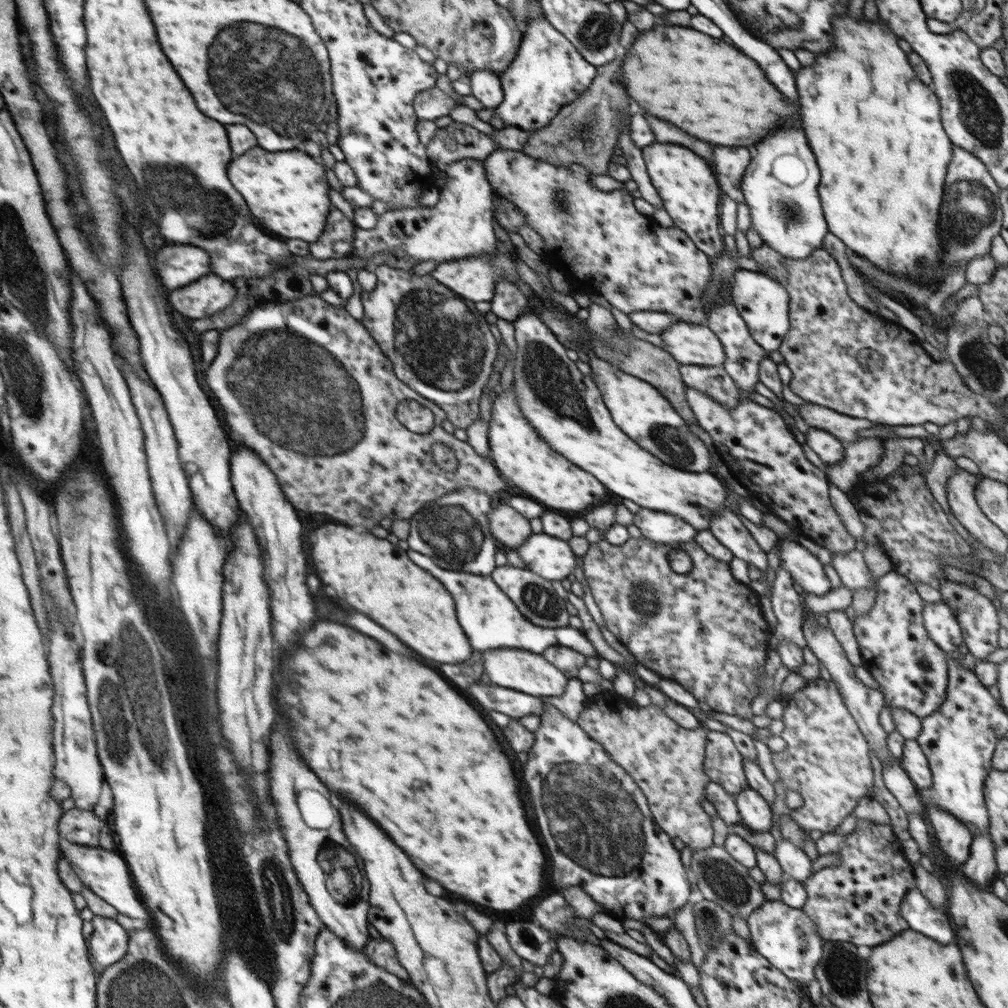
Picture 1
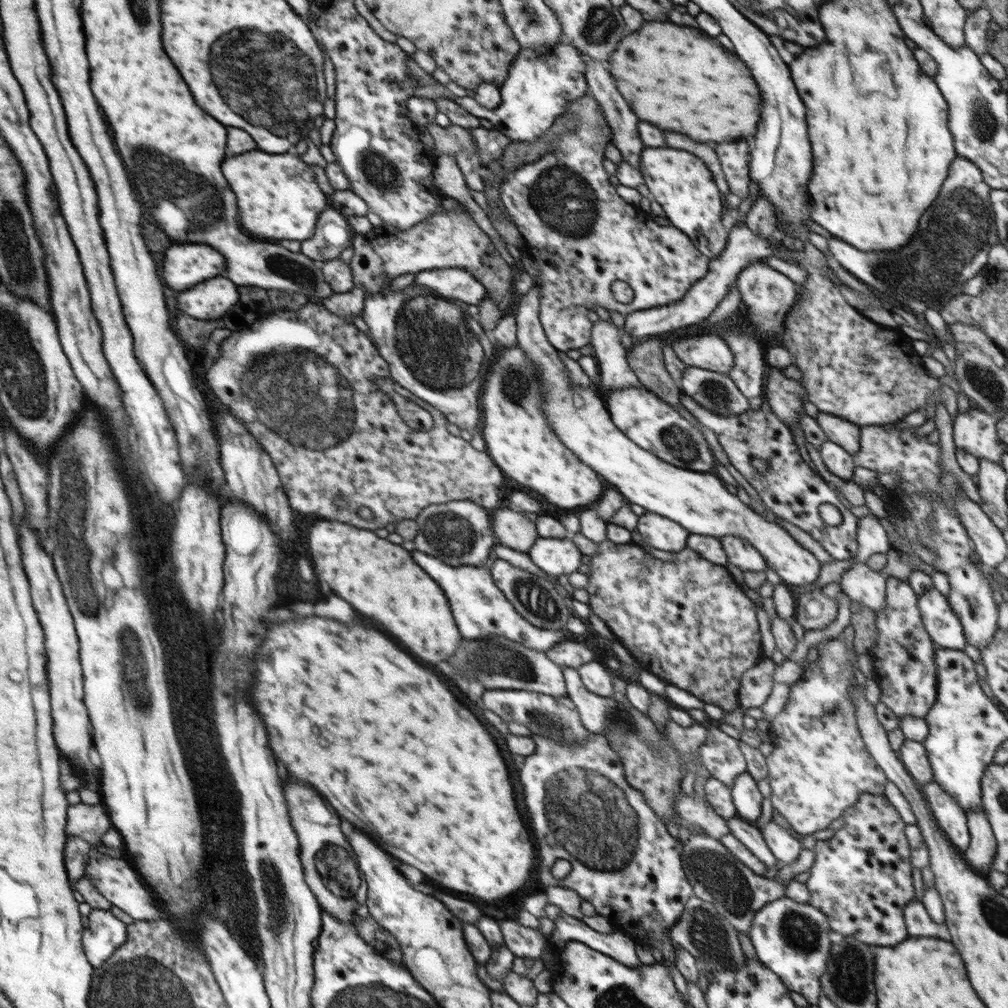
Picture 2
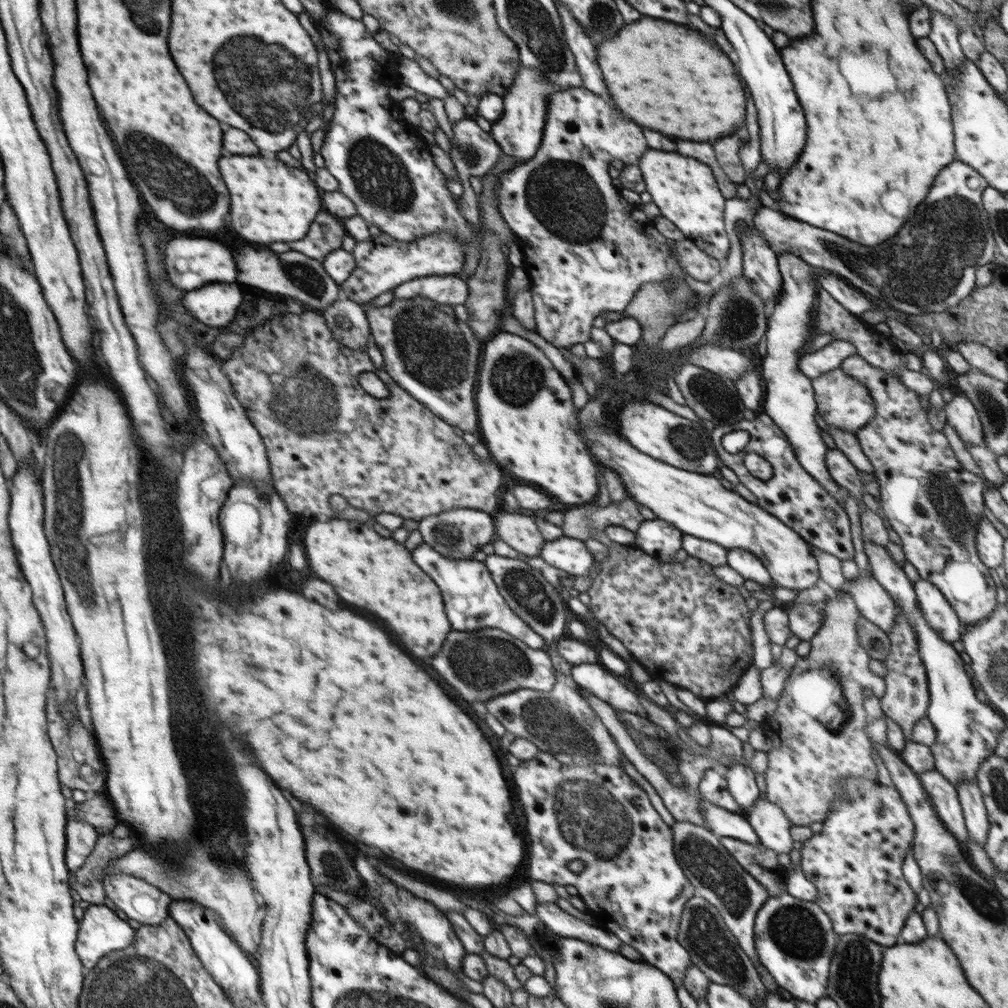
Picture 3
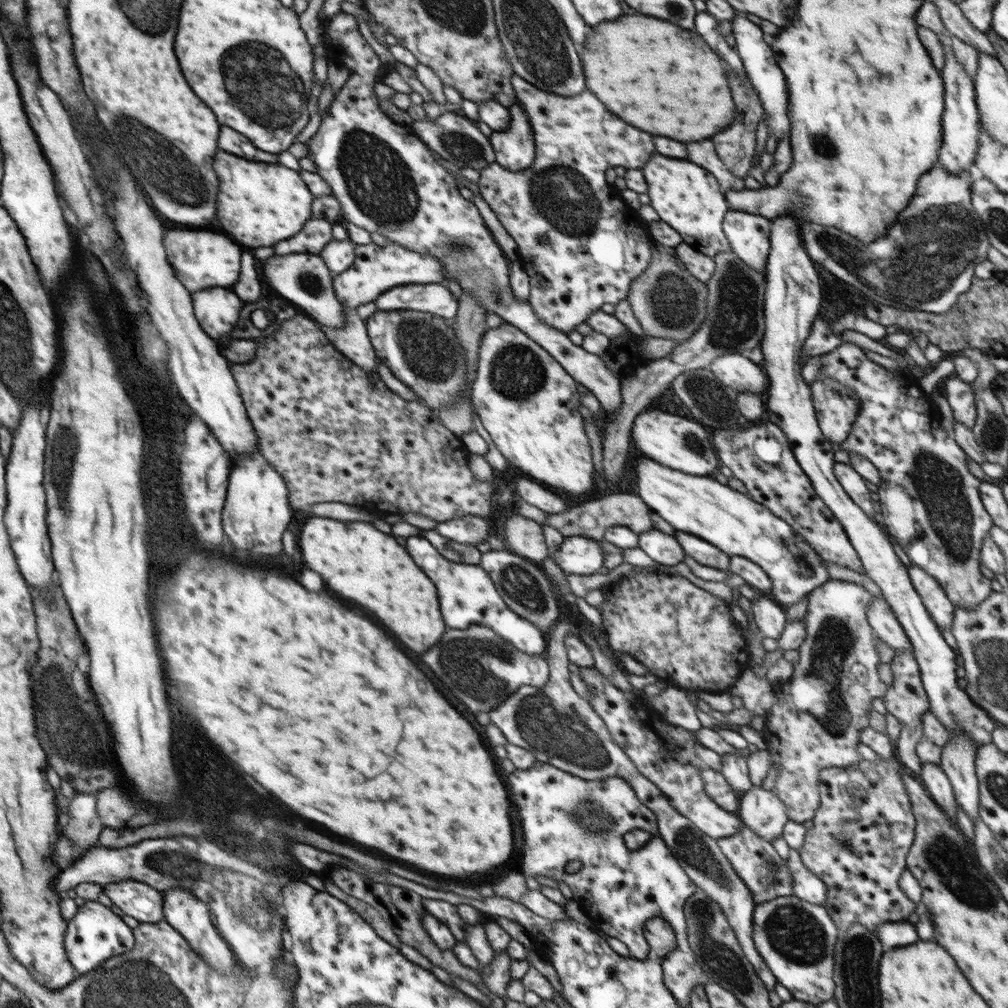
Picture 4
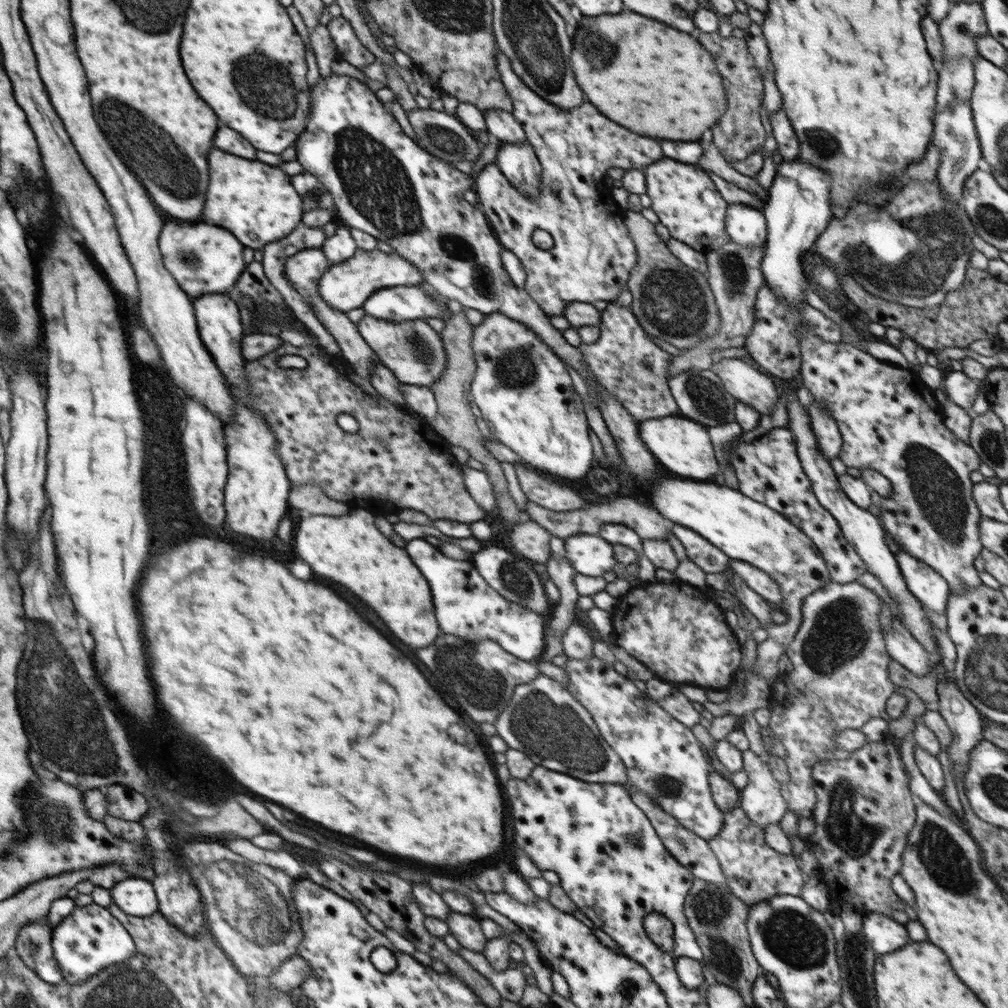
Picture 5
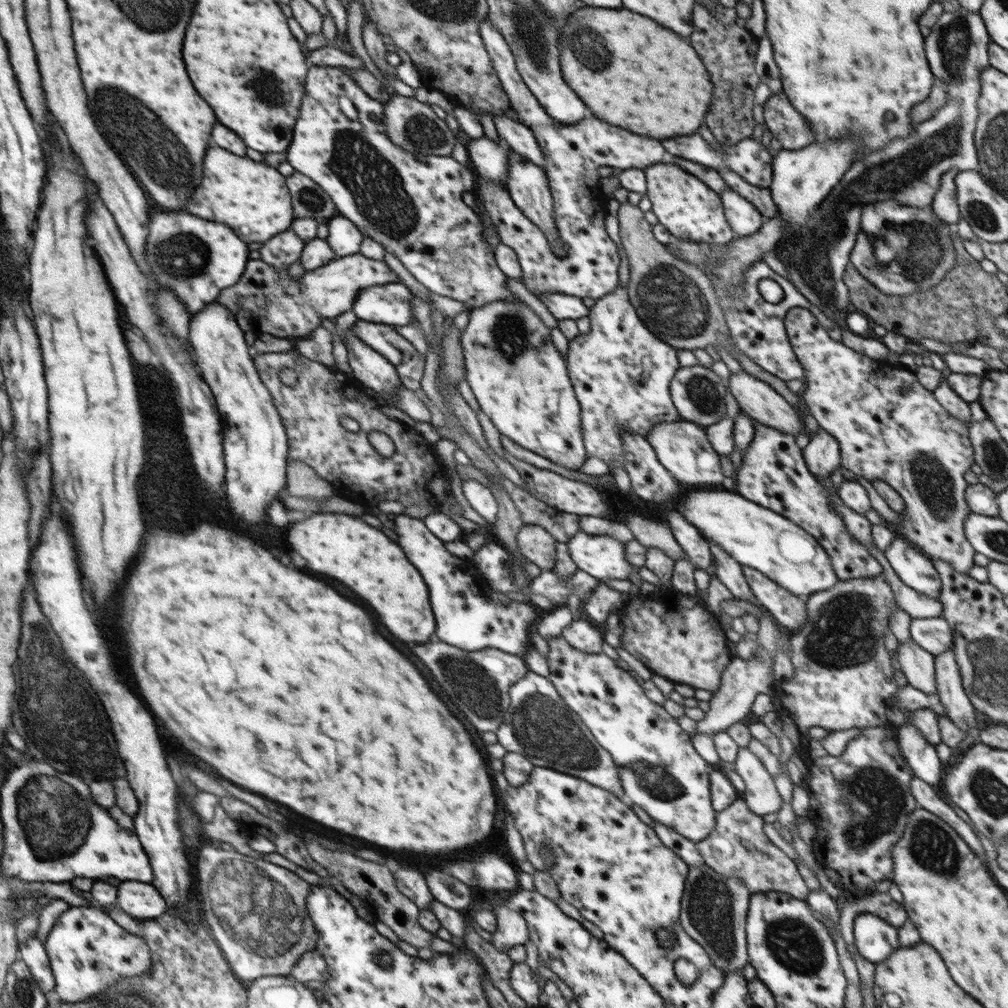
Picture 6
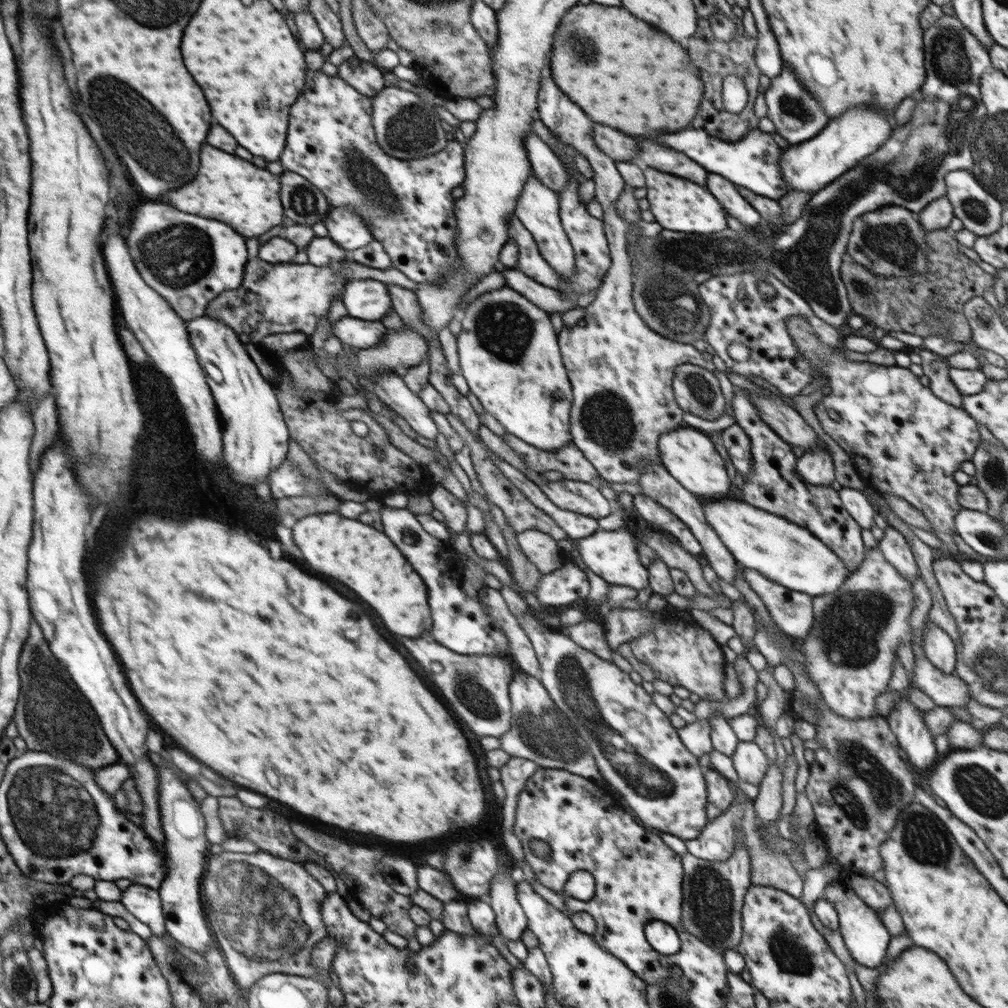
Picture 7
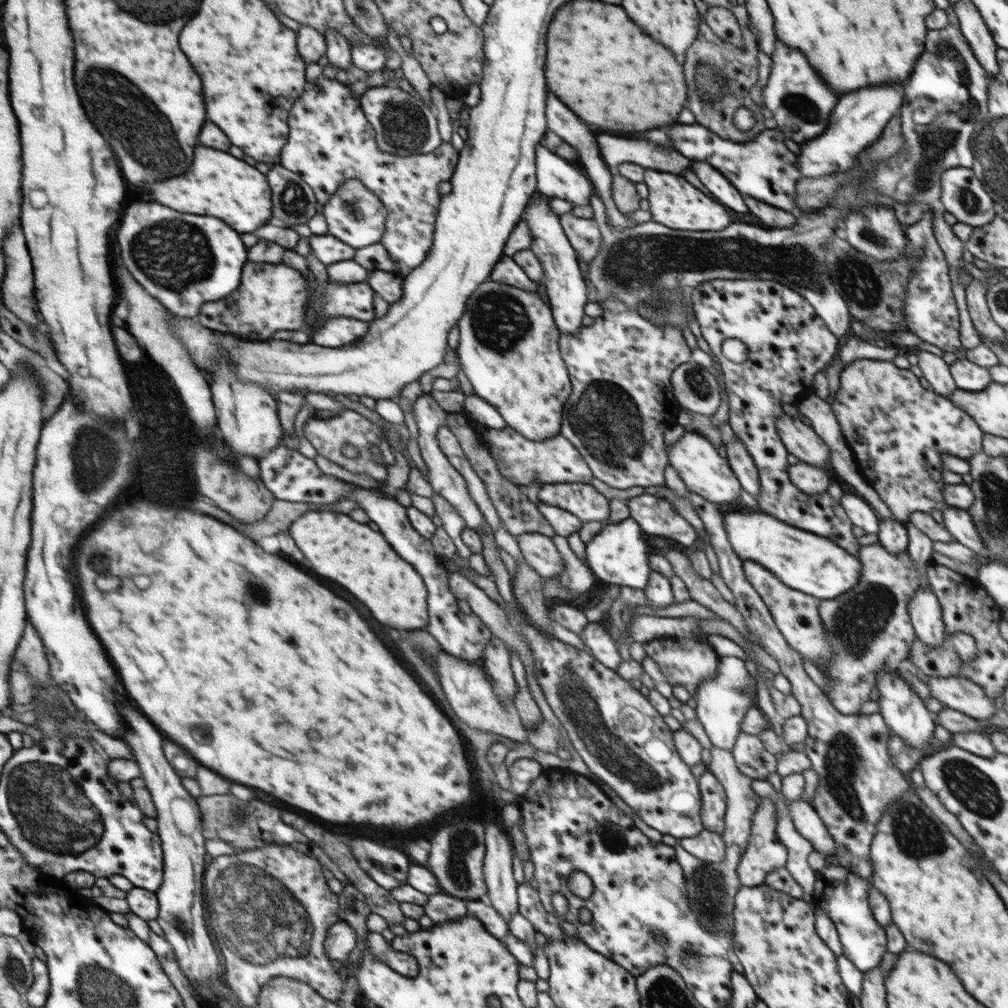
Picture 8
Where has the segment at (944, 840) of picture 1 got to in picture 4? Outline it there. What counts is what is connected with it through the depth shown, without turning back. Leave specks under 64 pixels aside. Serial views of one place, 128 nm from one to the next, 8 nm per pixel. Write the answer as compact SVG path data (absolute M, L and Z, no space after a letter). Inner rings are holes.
M922 763L920 778L936 804L950 817L957 820L957 802L947 774L939 763Z

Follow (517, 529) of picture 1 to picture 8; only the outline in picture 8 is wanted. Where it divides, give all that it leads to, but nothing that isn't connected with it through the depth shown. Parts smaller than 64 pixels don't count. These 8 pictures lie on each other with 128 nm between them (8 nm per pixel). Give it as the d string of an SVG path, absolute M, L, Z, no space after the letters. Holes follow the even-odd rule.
M526 532L517 536L517 544L525 562L544 580L563 572L565 559L549 536Z

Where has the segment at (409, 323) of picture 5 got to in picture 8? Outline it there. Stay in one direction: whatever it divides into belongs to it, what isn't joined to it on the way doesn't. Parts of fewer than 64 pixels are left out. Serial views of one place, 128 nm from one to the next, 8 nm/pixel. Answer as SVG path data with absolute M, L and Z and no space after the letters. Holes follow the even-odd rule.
M338 316L328 318L318 331L311 332L311 343L325 348L337 348L355 343L360 340L370 324L356 318Z

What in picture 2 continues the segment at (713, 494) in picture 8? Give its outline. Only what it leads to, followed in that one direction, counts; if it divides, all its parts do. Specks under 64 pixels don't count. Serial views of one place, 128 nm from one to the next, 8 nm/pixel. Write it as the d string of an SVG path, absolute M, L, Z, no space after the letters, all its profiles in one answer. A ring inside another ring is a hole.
M644 386L610 390L604 400L612 422L640 448L684 470L714 472L717 462L700 430Z

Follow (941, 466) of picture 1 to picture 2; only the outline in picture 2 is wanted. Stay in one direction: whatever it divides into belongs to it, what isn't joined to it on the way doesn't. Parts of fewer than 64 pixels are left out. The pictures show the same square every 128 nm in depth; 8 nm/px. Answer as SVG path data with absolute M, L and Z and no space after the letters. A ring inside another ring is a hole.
M770 237L770 243L774 243L776 248L776 256L791 263L798 264L798 267L806 270L806 282L797 286L797 298L795 304L791 307L785 318L785 329L782 335L784 338L782 347L792 353L794 362L802 371L803 377L800 383L804 385L804 389L808 391L808 400L813 402L819 412L824 414L834 414L852 424L858 426L870 425L887 425L904 419L907 414L919 408L926 408L928 395L932 395L932 399L936 404L935 426L939 431L939 440L942 449L942 465L950 474L956 475L959 484L964 488L966 496L971 498L980 505L982 497L978 492L976 477L966 474L956 460L955 444L952 439L952 419L947 411L944 402L940 397L940 382L938 378L929 376L926 368L922 364L921 356L918 355L912 347L912 340L902 333L899 328L890 328L878 325L866 318L861 311L856 310L854 306L850 306L844 300L844 296L840 294L838 286L832 284L832 280L828 278L826 271L828 267L825 255L810 241L796 248L792 246L790 249L781 241L781 237Z

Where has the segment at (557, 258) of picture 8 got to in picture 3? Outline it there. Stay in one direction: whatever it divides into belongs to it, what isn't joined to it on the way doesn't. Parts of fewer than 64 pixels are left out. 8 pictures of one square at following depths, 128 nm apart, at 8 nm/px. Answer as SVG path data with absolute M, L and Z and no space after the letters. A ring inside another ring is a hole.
M520 64L513 86L503 97L504 114L500 116L500 120L492 124L490 132L503 154L516 160L527 161L538 152L546 121L546 98L549 94L561 92L561 90L547 82L543 78L543 73L537 68L525 68Z

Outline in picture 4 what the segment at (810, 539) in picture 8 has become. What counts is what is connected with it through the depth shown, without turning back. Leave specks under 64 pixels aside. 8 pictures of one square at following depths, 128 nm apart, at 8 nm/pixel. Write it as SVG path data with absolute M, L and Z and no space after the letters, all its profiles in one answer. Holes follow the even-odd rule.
M648 457L638 458L636 472L638 472L638 486L640 486L638 496L650 507L650 510L658 512L658 516L662 516L674 529L680 528L682 532L703 538L705 542L728 554L728 557L743 557L760 566L772 582L772 596L784 609L800 602L804 596L831 581L827 564L804 541L804 537L800 536L784 519L769 511L768 507L754 502L743 493L728 485L718 484L716 480L706 478L706 476L688 476L688 474L670 470L666 466L660 466L658 462L652 462Z

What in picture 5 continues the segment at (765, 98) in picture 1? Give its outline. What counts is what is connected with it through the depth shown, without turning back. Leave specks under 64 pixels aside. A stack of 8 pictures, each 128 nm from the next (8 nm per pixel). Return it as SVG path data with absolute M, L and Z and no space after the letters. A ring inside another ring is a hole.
M634 12L583 15L579 22L572 40L570 64L586 100L612 122L650 138L698 140L700 134L712 128L724 114L726 96L722 90L722 78L718 76L710 54L690 34L682 34L670 26L664 26L662 22Z

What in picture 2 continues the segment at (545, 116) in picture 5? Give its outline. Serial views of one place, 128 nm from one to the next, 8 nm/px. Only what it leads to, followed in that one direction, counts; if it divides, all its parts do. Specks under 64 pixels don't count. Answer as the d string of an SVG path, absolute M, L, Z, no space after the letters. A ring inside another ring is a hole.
M588 92L585 96L572 100L564 114L568 120L572 120L575 128L561 134L553 142L555 148L548 149L542 157L512 171L502 170L500 159L492 159L487 166L481 168L484 184L498 185L500 199L508 216L526 240L526 251L540 266L543 290L539 319L548 343L558 352L579 350L591 343L593 323L588 319L588 312L596 306L627 315L637 310L676 302L684 297L692 284L708 274L711 260L692 244L687 234L675 226L658 225L653 217L640 220L640 209L625 202L618 193L618 188L609 183L609 174L602 162L605 159L604 149L612 143L612 133L593 95ZM616 280L622 280L632 288L634 298L631 302L616 300L610 289Z

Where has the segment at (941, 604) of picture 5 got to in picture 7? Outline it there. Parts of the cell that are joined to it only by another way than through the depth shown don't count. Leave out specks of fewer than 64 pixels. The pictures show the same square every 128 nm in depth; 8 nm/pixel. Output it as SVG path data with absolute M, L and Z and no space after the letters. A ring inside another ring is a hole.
M889 524L885 525L884 537L878 541L878 549L884 558L888 560L911 584L920 574L919 567L913 558L911 547L906 537Z

